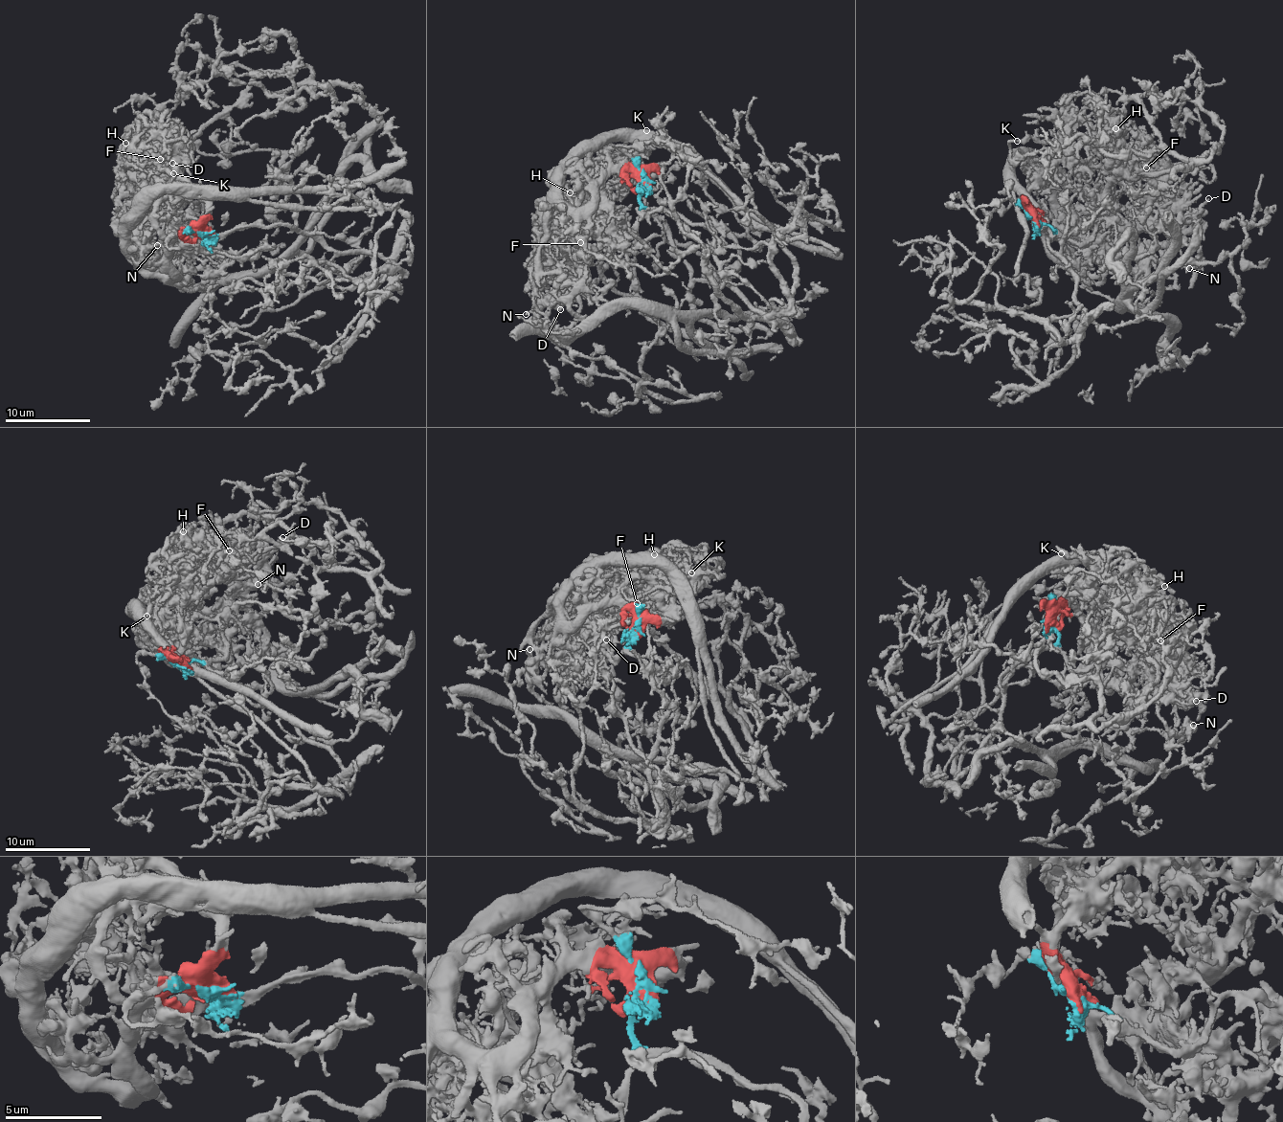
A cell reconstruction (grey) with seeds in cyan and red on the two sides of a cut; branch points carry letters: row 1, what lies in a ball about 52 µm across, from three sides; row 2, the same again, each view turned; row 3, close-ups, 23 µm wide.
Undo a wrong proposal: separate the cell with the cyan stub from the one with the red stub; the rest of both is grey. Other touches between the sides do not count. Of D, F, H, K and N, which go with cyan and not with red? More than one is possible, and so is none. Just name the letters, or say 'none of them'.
none of them

